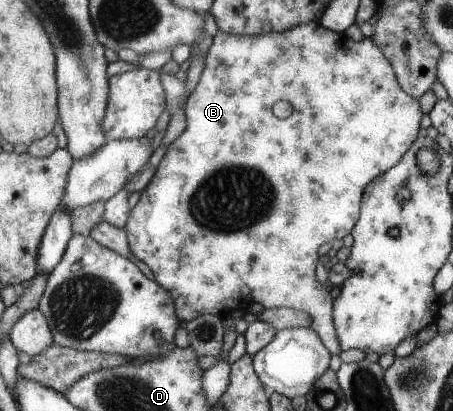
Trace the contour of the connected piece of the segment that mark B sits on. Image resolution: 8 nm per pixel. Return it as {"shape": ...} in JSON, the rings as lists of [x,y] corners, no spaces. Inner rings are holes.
{"shape":[[[315,19],[306,21],[304,24],[292,27],[291,29],[282,32],[271,32],[266,34],[242,36],[239,34],[228,34],[227,32],[217,30],[215,35],[212,37],[212,43],[207,48],[206,54],[204,55],[204,62],[202,70],[199,76],[197,85],[193,88],[189,97],[185,99],[184,103],[184,118],[185,127],[184,130],[166,147],[165,154],[159,161],[158,166],[154,169],[153,177],[147,182],[147,185],[140,190],[138,201],[135,203],[131,212],[128,213],[124,230],[128,241],[129,249],[133,256],[135,256],[141,263],[145,263],[154,275],[154,281],[157,282],[161,287],[164,287],[173,299],[174,311],[177,315],[179,323],[189,322],[194,317],[201,314],[211,314],[212,316],[220,316],[221,318],[227,317],[229,312],[239,313],[244,310],[247,305],[252,303],[259,303],[262,309],[271,309],[271,307],[292,307],[293,309],[301,309],[306,311],[312,319],[311,328],[319,336],[321,343],[329,350],[330,355],[339,355],[341,352],[340,343],[338,342],[337,331],[334,327],[334,323],[331,323],[331,299],[329,299],[329,293],[327,289],[321,287],[315,279],[315,261],[317,261],[317,248],[323,243],[323,241],[331,241],[333,239],[341,239],[345,237],[349,231],[351,231],[358,221],[358,213],[360,210],[360,203],[362,197],[362,191],[375,177],[382,174],[385,170],[389,170],[391,166],[402,158],[402,155],[406,153],[410,145],[414,142],[415,135],[419,131],[419,119],[421,119],[421,111],[419,111],[419,103],[415,103],[410,95],[407,95],[402,87],[399,85],[397,76],[394,74],[393,65],[390,60],[382,54],[382,51],[374,44],[369,38],[362,38],[359,43],[343,37],[343,34],[339,32],[331,31],[321,24],[317,23]],[[281,101],[281,113],[287,111],[287,115],[281,115],[281,117],[275,117],[271,107],[275,103]]]}

